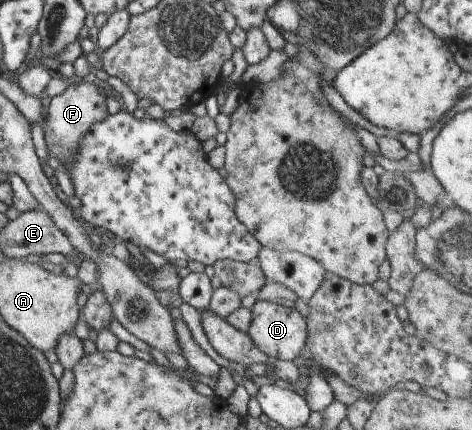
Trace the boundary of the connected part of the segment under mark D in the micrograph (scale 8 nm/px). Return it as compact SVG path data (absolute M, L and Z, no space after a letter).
M255 299L249 311L251 321L246 334L261 353L264 353L271 361L293 361L300 354L307 337L306 319L295 308L281 306L279 302Z

